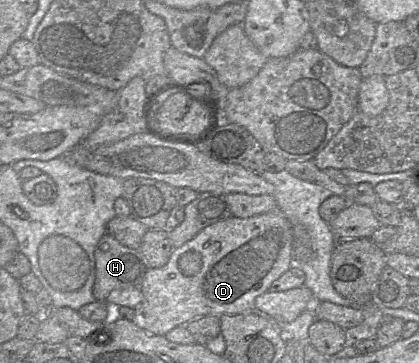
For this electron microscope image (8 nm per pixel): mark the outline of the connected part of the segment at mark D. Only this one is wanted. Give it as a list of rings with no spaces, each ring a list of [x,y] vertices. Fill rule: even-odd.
[[[275,208],[264,214],[244,219],[231,216],[226,220],[210,225],[198,233],[192,240],[186,242],[179,248],[174,249],[166,265],[161,268],[148,269],[140,286],[143,294],[143,301],[134,308],[137,314],[136,321],[133,322],[137,322],[151,334],[165,336],[174,328],[186,326],[188,322],[194,319],[257,312],[255,310],[255,299],[267,292],[271,284],[292,267],[292,245],[293,226],[286,215],[279,208]]]

